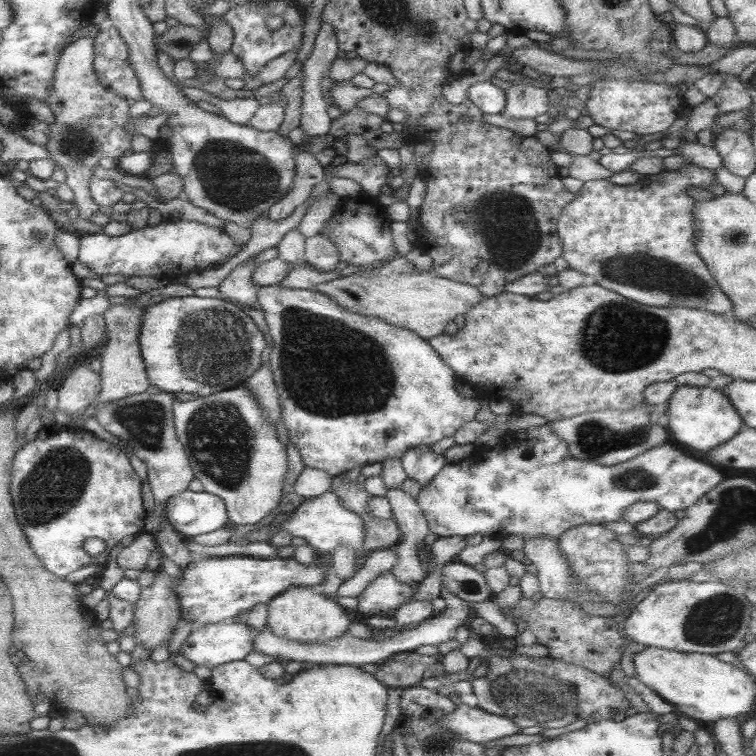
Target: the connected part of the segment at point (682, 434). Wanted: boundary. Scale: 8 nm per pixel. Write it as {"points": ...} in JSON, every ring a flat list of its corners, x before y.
{"points":[[680,386,667,399,667,428,677,441,677,446,687,446,699,452,721,446,738,434,743,422,729,399,718,389,711,387]]}

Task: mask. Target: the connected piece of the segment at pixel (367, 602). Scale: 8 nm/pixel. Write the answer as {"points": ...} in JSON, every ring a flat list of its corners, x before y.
{"points":[[385,571,377,575,377,578,369,582,359,596,356,596,356,610,372,616,380,616,381,612,391,616,398,606,414,600,411,599,414,592,415,586,405,586,389,571]]}

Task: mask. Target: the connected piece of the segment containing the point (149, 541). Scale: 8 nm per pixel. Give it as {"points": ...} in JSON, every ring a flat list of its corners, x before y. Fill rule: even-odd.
{"points":[[151,533,136,534,132,542,128,546,122,547,117,554,117,567,122,571,132,569,141,572,145,570,145,562,153,550,157,550,157,548]]}

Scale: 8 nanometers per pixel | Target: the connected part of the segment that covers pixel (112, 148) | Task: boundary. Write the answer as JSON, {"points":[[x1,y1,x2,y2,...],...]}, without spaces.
{"points":[[80,37,70,42,58,56,51,91,43,102,53,113,53,123,48,143,43,146,50,154,48,156,53,169,65,172,65,186,73,192,72,203,78,209,78,218,89,221,93,212,98,211,98,205,89,194,90,168,97,165,100,158,119,157,131,151,129,141,131,133,121,129,130,116,129,103,117,98,111,90,99,86,98,76,94,73,93,49,91,37]]}

